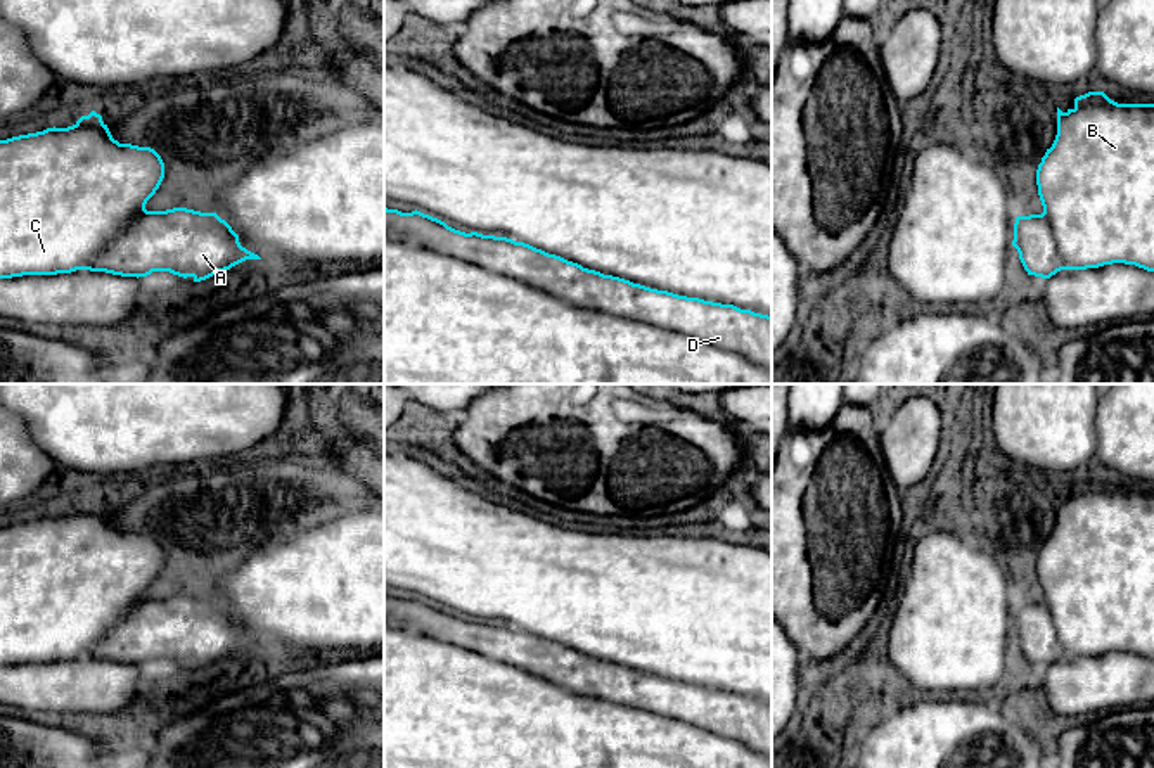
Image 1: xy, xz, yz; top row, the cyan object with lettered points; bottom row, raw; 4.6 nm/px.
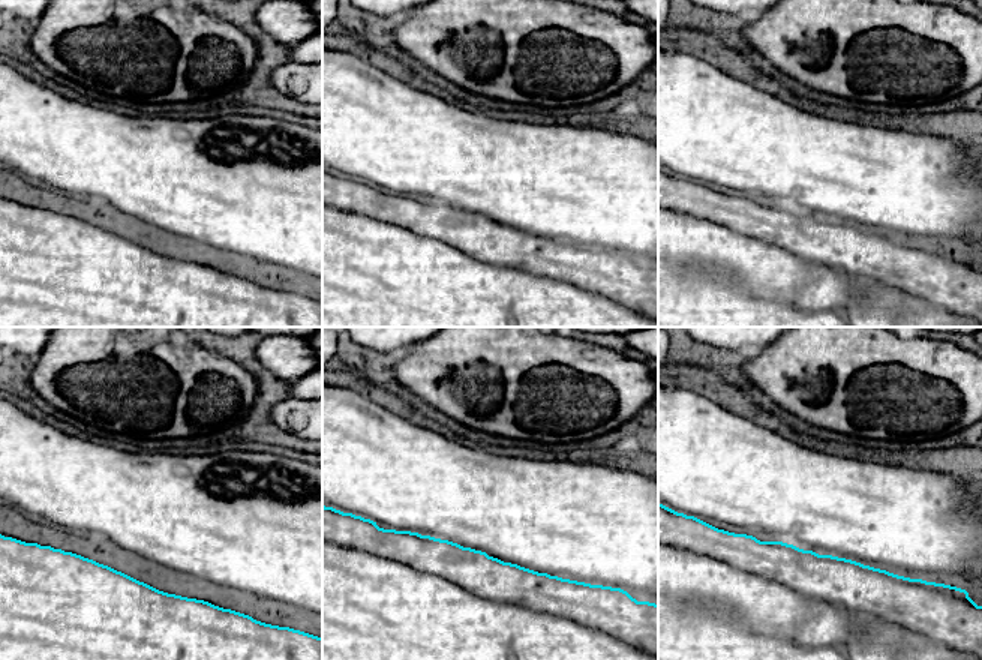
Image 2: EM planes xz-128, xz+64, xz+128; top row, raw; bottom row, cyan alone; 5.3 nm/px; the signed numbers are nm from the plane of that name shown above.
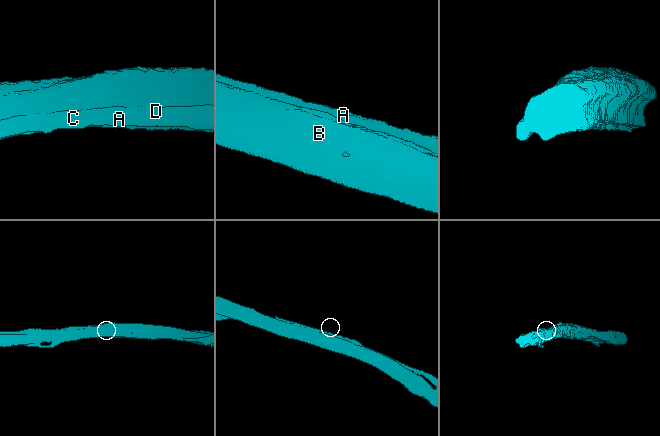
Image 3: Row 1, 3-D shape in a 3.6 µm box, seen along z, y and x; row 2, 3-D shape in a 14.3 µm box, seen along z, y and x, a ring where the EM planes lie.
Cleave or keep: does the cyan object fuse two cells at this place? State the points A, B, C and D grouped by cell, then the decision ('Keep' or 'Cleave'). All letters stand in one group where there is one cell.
Groups: A B C D. Keep

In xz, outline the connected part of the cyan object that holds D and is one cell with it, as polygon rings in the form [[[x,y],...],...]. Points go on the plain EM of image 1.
[[[384,595],[384,768],[772,768],[772,704],[604,662],[507,624],[465,621],[417,597]]]

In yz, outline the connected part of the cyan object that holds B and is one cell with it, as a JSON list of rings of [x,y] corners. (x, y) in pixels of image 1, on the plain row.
[[[1088,479],[1074,486],[1074,495],[1062,500],[1057,495],[1057,522],[1050,536],[1047,536],[1036,557],[1038,583],[1043,593],[1042,602],[1017,604],[1014,611],[1012,633],[1019,640],[1019,647],[1028,662],[1050,666],[1061,657],[1087,657],[1112,650],[1135,652],[1147,659],[1154,659],[1154,491],[1118,491],[1104,479]]]

